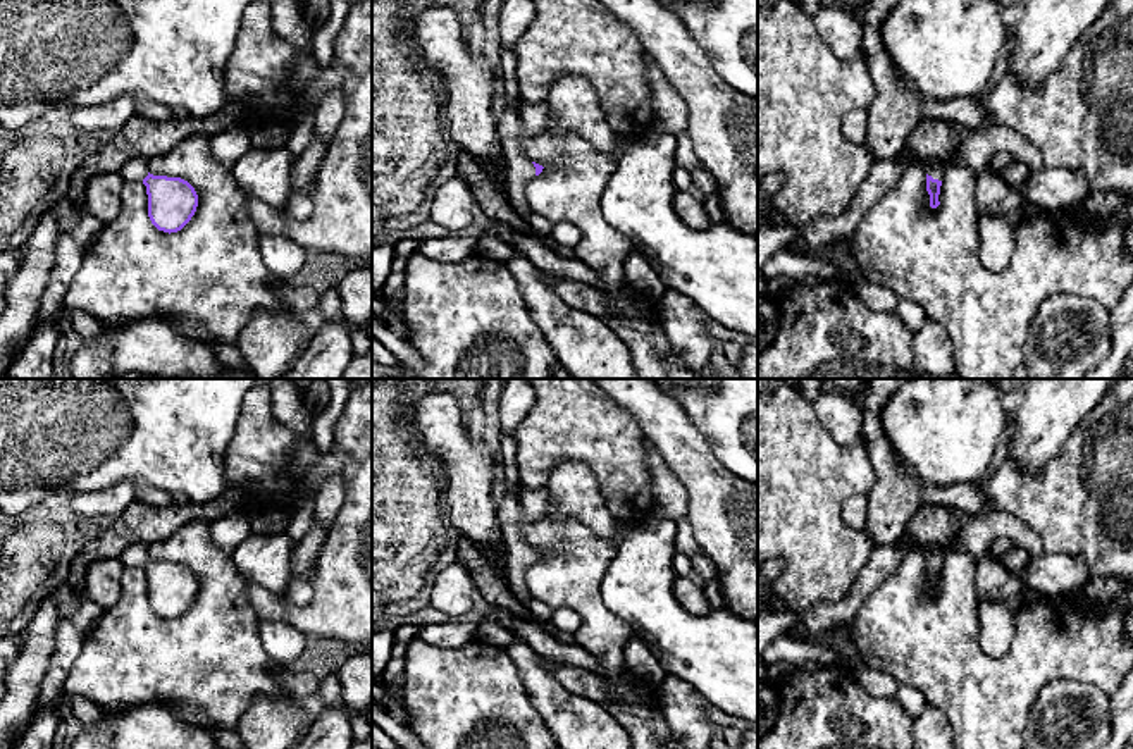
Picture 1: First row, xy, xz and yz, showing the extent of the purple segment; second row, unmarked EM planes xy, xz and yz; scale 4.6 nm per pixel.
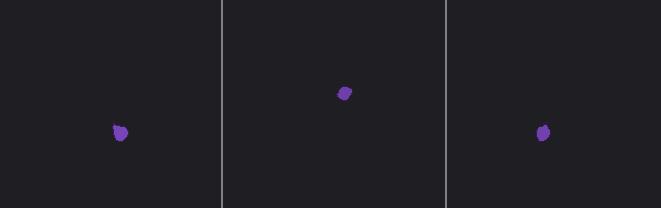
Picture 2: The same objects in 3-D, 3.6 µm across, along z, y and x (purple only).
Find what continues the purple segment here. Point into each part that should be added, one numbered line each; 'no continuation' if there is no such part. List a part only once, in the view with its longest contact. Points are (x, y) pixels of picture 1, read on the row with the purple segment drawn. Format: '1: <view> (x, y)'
1: yz (984, 145)

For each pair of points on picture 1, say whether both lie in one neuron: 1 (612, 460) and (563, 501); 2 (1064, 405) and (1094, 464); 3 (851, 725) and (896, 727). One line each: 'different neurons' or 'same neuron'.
1: different neurons
2: different neurons
3: same neuron

